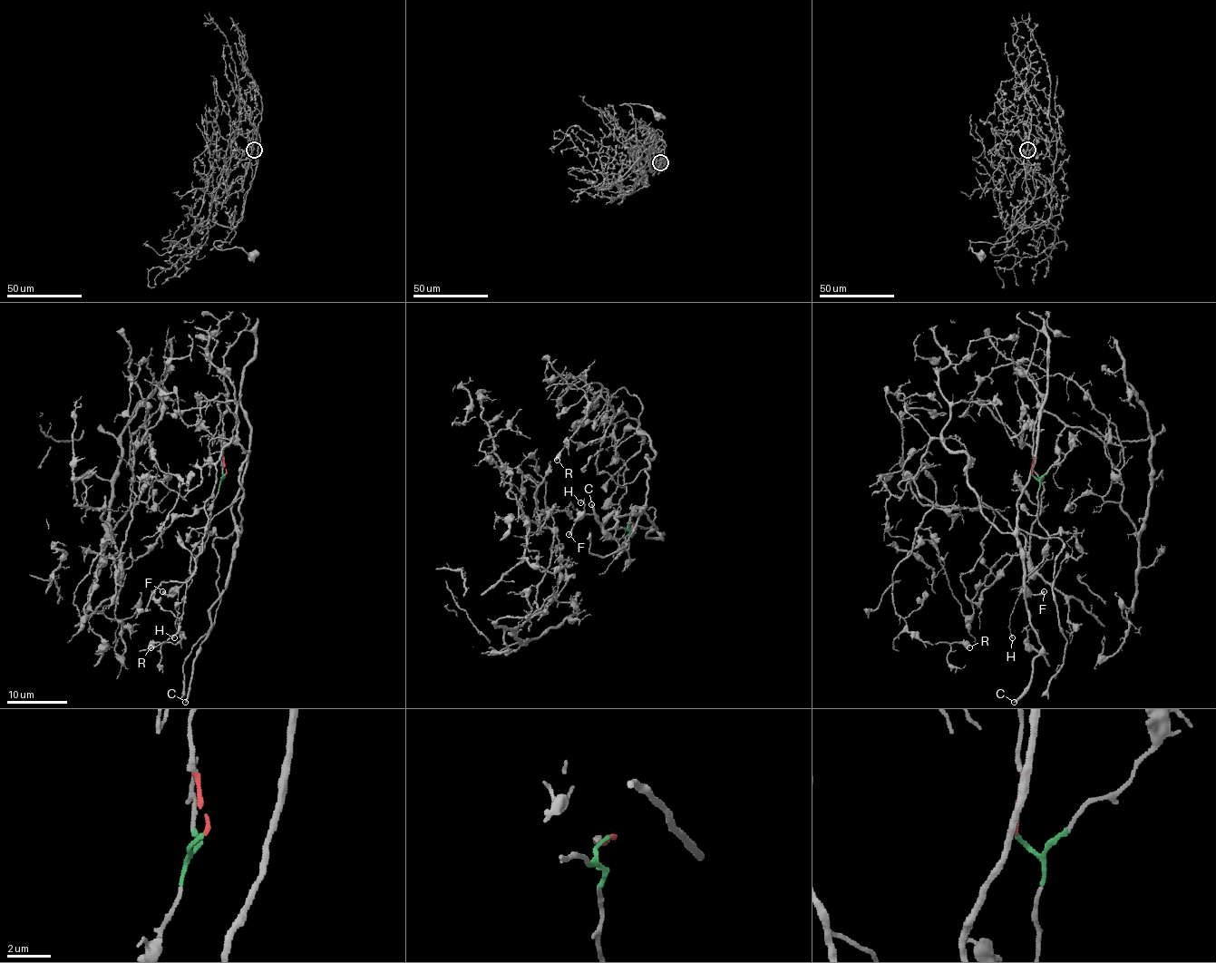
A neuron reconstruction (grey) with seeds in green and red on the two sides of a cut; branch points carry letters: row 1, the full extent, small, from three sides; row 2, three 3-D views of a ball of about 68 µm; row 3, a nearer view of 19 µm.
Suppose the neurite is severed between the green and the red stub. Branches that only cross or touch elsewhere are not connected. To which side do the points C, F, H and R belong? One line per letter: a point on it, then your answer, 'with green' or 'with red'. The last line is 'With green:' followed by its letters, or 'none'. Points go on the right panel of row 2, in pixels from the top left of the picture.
C: at (1014, 702); with red
F: at (1044, 591); with green
H: at (1012, 637); with green
R: at (969, 647); with red
With green: F, H

